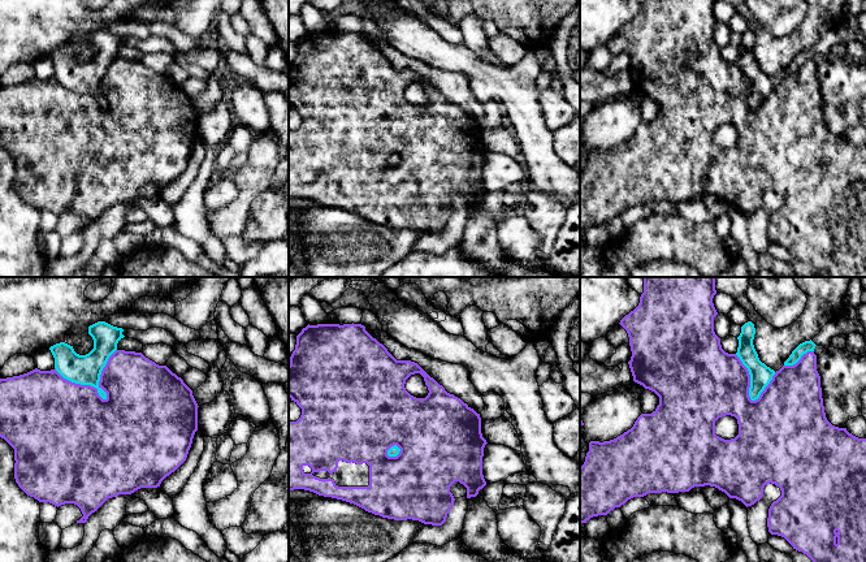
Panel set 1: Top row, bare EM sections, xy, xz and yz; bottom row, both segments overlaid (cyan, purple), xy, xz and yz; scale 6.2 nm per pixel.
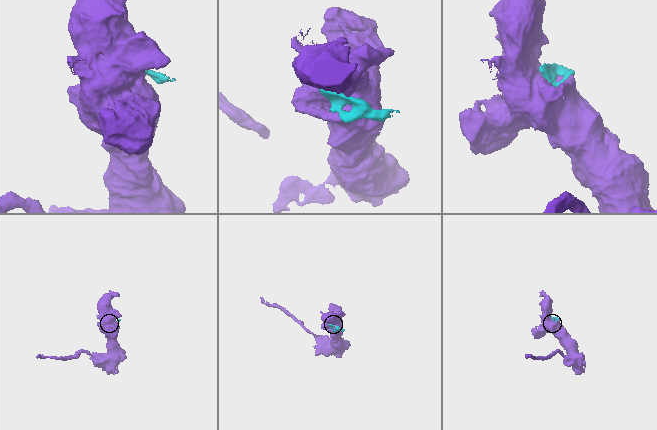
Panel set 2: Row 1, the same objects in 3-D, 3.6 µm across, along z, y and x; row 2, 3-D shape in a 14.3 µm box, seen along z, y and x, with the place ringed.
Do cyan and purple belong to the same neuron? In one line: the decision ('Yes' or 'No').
No

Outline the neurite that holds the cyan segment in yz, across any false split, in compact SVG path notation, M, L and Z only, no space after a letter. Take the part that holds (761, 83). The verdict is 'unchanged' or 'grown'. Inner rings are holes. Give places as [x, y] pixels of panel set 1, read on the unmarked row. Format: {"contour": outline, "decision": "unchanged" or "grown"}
{"contour": "M752 30L745 31L741 35L741 42L737 46L739 56L736 64L740 66L742 73L748 77L750 83L749 105L752 109L759 107L761 101L772 88L775 79L762 72L754 57L753 48L755 36Z", "decision": "unchanged"}

